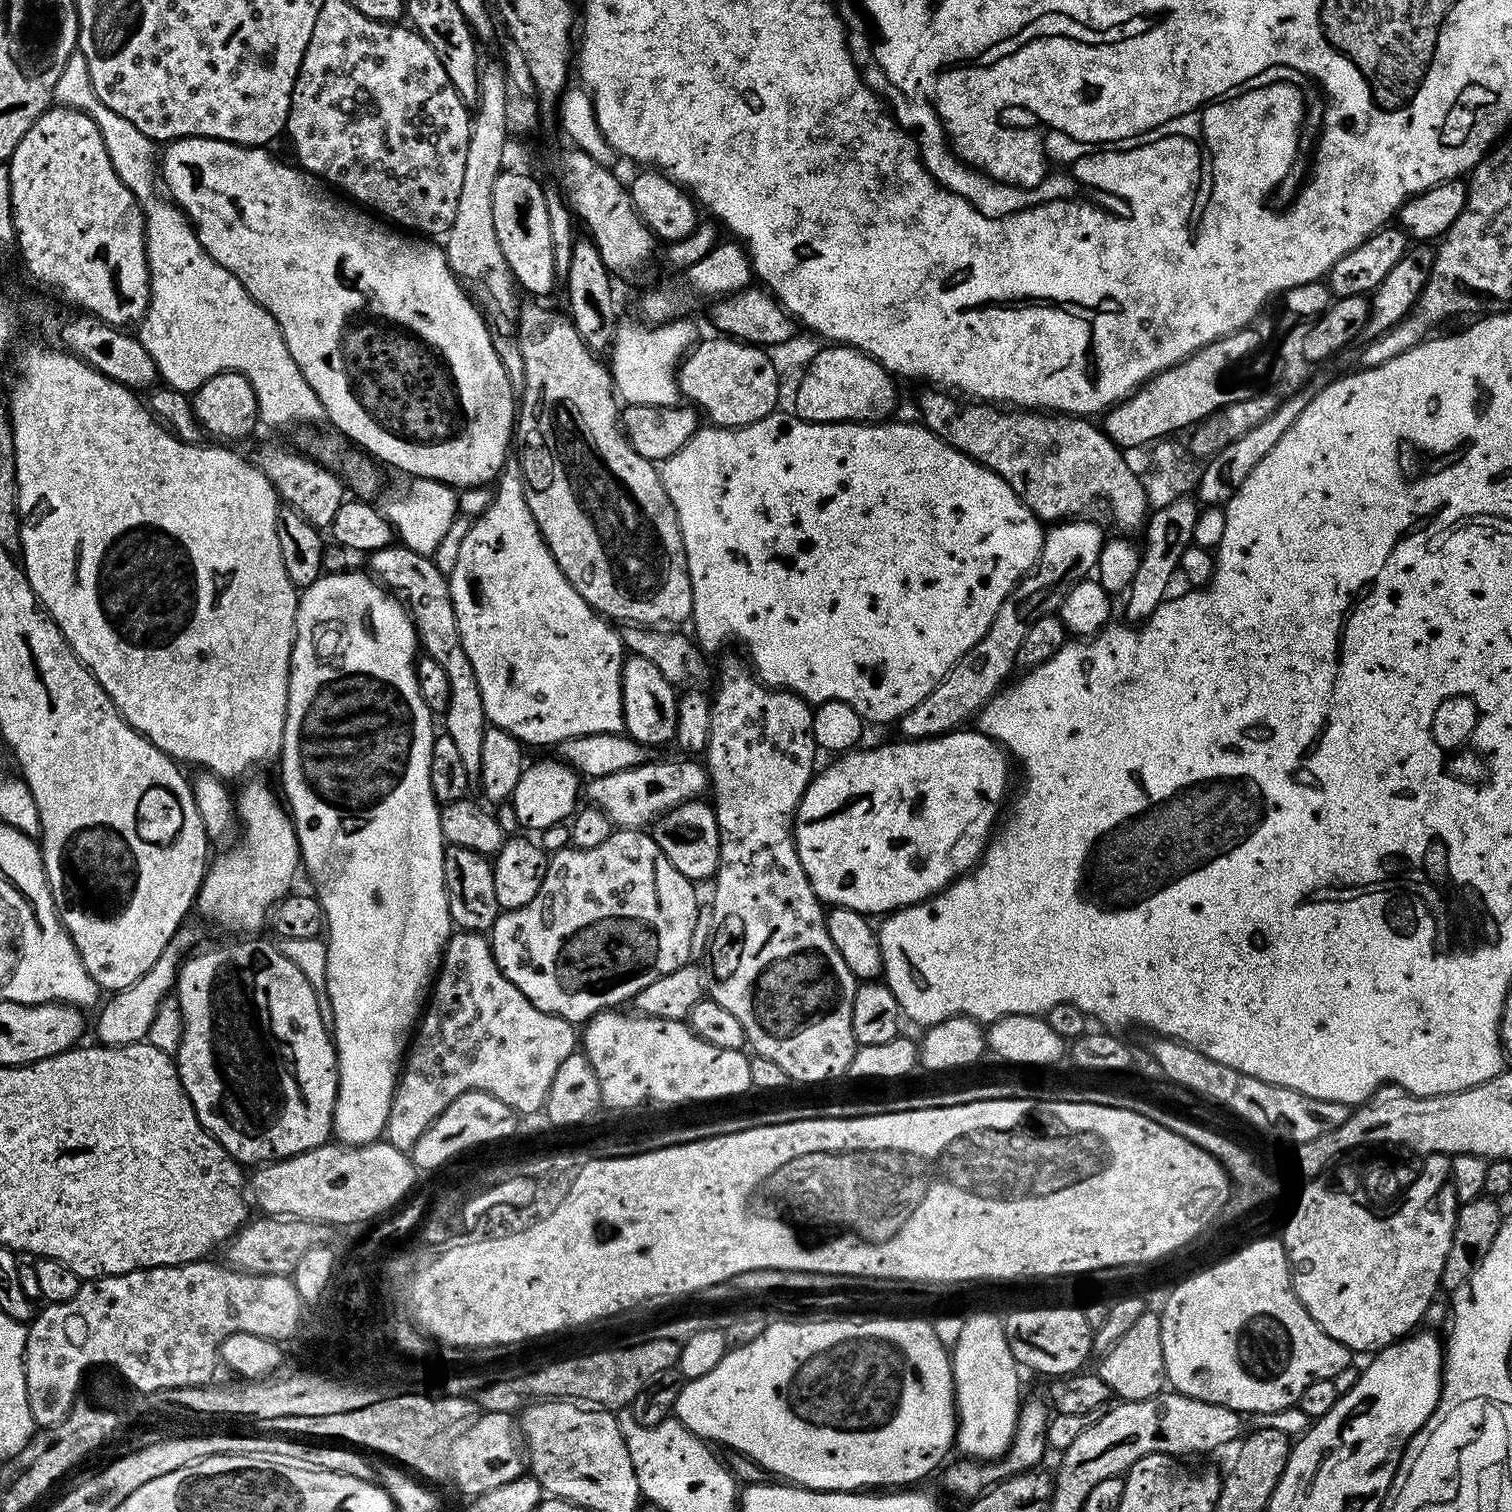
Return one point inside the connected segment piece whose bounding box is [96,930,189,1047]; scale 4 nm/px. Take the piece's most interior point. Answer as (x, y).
(125, 1019)

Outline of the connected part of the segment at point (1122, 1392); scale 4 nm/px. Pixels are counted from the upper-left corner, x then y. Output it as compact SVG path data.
M1145 1310L1138 1322L1134 1322L1134 1326L1130 1326L1130 1330L1126 1330L1126 1334L1122 1334L1122 1338L1118 1338L1118 1342L1114 1342L1114 1346L1099 1359L1098 1371L1102 1382L1106 1382L1115 1395L1117 1392L1121 1401L1145 1400L1165 1391L1162 1326L1159 1315L1155 1311Z

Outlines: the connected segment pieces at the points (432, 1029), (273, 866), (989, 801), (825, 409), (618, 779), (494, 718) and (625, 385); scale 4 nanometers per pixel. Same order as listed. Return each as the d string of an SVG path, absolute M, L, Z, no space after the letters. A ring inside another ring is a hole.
M456 930L448 937L448 945L444 947L440 967L430 988L430 999L427 1001L418 1021L418 1027L411 1037L410 1047L407 1049L406 1059L403 1061L402 1071L396 1082L396 1093L390 1102L388 1121L384 1127L384 1136L387 1143L394 1145L398 1150L411 1153L414 1142L418 1142L418 1138L422 1138L424 1131L438 1119L442 1114L442 1110L446 1110L446 1106L450 1106L450 1102L454 1102L454 1098L458 1098L467 1092L490 1094L494 1098L506 1102L506 1106L510 1106L518 1114L525 1114L524 1112L539 1113L543 1109L544 1099L548 1096L550 1082L554 1082L554 1074L558 1074L558 1066L562 1066L562 1062L566 1062L566 1058L570 1058L570 1054L577 1051L578 1032L569 1020L563 1020L538 1010L538 1006L534 1006L534 1002L530 1002L530 998L526 998L526 994L522 994L522 990L518 990L518 986L514 986L514 982L510 982L510 978L506 978L506 974L496 972L494 976L496 980L480 980L480 956L488 958L491 955L492 946L489 937L485 933Z
M247 780L234 796L241 844L225 847L217 851L220 852L217 856L215 853L194 905L197 913L200 911L210 923L225 928L228 934L259 933L256 931L269 923L272 907L293 891L296 871L299 873L302 868L296 825L277 789L264 780Z
M957 730L947 732L944 736L933 736L930 740L897 739L897 744L880 744L877 748L857 747L837 755L833 764L828 764L813 775L808 789L800 795L800 805L796 807L796 815L792 826L792 837L796 839L798 858L802 862L802 870L806 870L806 878L819 898L821 905L833 908L849 908L855 912L863 912L869 918L881 914L896 912L899 908L908 908L912 904L920 904L944 891L952 881L964 876L980 863L980 857L988 846L988 841L1001 819L1000 807L1009 799L1008 796L1008 764L1010 757L996 741L989 739L979 730Z
M848 345L824 346L813 358L796 392L793 413L816 424L883 423L898 400L895 379L872 356Z
M695 759L660 760L657 764L645 762L630 770L618 770L618 774L606 774L602 778L591 778L586 784L586 796L591 803L601 808L617 829L643 829L660 819L674 806L688 800L703 797L709 791L708 774L703 763L695 764Z
M519 463L505 464L503 472L495 481L495 488L496 497L489 502L488 509L477 520L473 519L469 523L466 538L462 538L462 546L458 549L458 562L454 562L454 570L448 576L448 589L452 595L452 605L462 638L462 646L466 650L466 658L470 658L470 666L474 666L474 678L478 678L478 690L482 690L482 706L484 713L488 716L488 724L493 728L506 730L524 746L529 746L528 744L555 746L575 736L623 733L622 670L626 659L626 649L620 640L619 631L580 597L578 590L574 590L574 586L570 586L570 582L562 574L558 562L554 562L530 514L530 506L524 497L524 475L520 472Z
M677 318L659 326L647 323L621 323L616 330L610 349L610 371L612 382L619 399L625 405L653 404L666 406L677 403L680 385L676 383L676 373L681 360L688 355L694 344L694 328L691 323Z

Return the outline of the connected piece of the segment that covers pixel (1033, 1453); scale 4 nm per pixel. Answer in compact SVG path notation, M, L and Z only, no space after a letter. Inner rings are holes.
M1028 1399L1021 1403L1012 1441L1009 1448L999 1459L994 1459L991 1462L981 1462L978 1459L960 1458L957 1464L950 1465L951 1463L949 1463L943 1469L943 1472L945 1471L945 1490L952 1496L961 1496L964 1502L971 1502L977 1496L981 1496L986 1489L991 1488L993 1484L997 1484L999 1480L1005 1480L1007 1476L1017 1476L1019 1472L1033 1471L1039 1465L1036 1463L1043 1458L1044 1452L1049 1451L1048 1421L1050 1419L1050 1408L1045 1401L1044 1404L1040 1400Z

